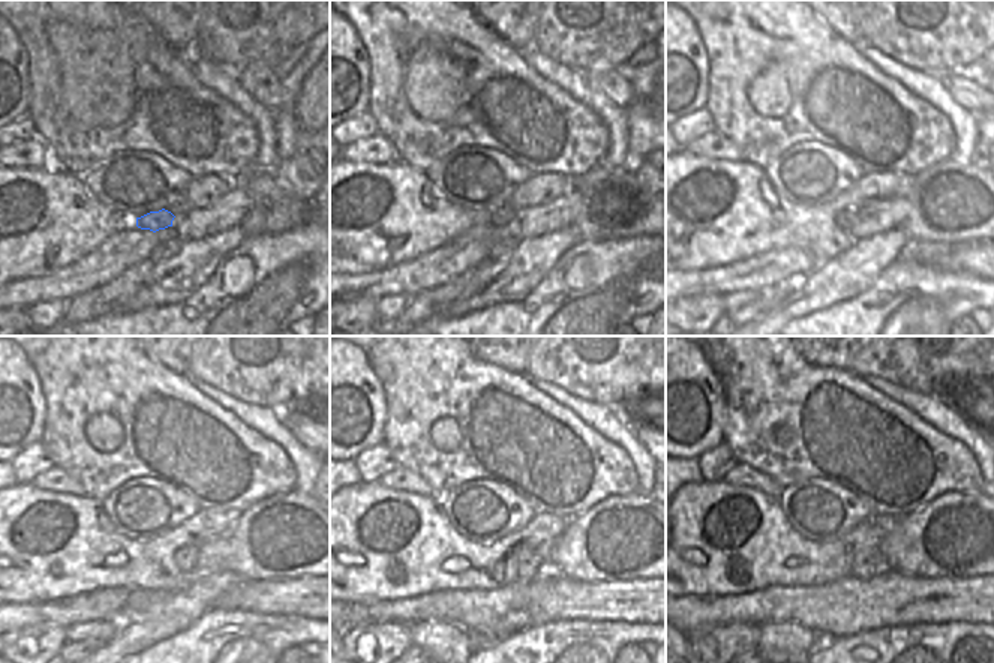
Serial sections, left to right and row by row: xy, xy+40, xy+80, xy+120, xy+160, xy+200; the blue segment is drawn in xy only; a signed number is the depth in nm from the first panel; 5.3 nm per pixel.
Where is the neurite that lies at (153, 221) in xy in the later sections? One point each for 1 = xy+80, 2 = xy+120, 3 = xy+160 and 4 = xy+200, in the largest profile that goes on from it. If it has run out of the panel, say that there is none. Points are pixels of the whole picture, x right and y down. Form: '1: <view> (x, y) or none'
1: xy+80 (846, 219)
2: xy+120 (186, 558)
3: xy+160 (532, 563)
4: xy+200 (868, 561)

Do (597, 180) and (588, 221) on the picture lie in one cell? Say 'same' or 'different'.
same

